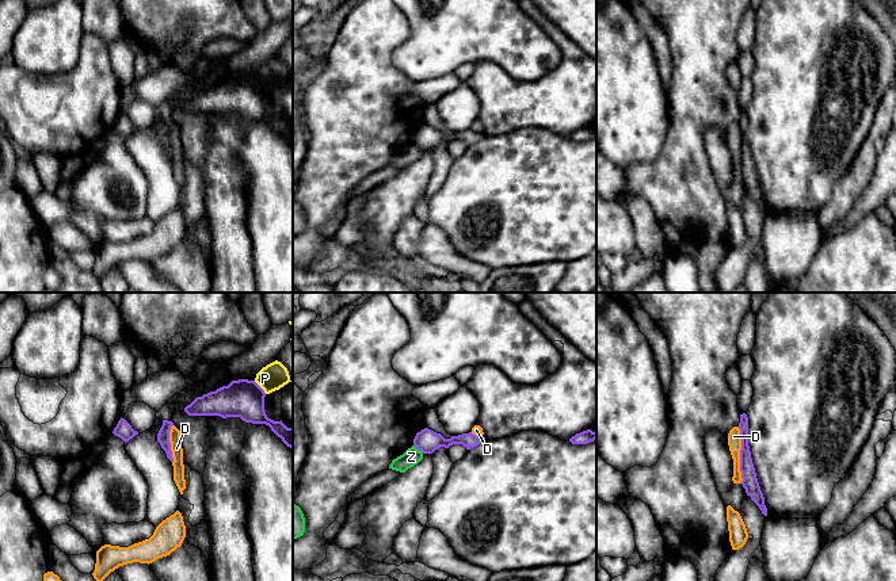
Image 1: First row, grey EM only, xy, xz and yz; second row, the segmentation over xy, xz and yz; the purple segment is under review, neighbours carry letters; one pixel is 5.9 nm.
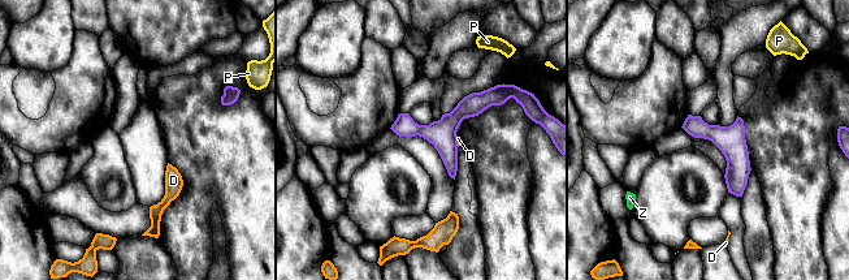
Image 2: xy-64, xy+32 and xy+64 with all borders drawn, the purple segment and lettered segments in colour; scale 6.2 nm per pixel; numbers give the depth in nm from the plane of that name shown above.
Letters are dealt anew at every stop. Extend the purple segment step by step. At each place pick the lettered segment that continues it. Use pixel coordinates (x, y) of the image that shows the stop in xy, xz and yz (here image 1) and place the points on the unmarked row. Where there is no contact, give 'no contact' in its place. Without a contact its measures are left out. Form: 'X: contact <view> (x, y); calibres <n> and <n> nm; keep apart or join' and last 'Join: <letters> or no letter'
D: contact yz (740, 152); calibres 100 and 80 nm; join
P: contact xy (260, 84); calibres 220 and 160 nm; keep apart
Z: contact xz (418, 145); calibres 140 and 100 nm; keep apart
Join: D

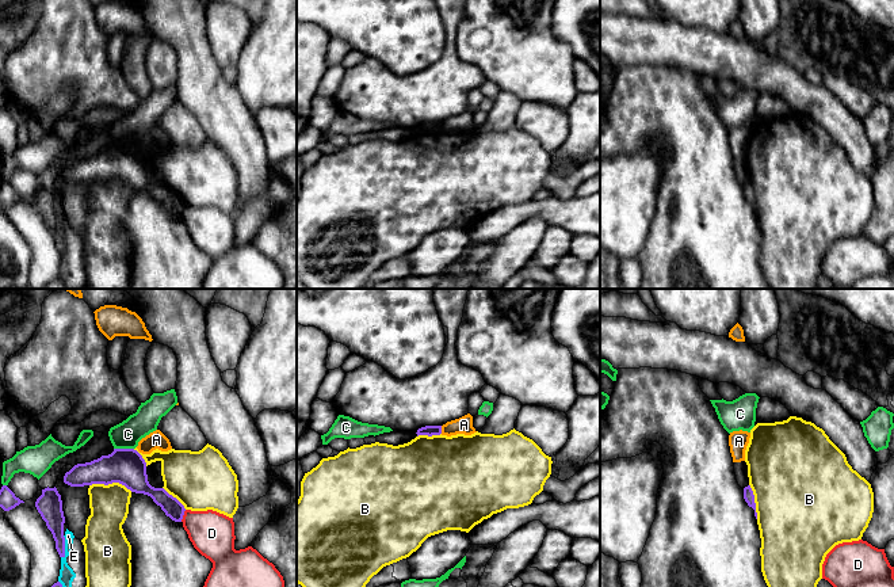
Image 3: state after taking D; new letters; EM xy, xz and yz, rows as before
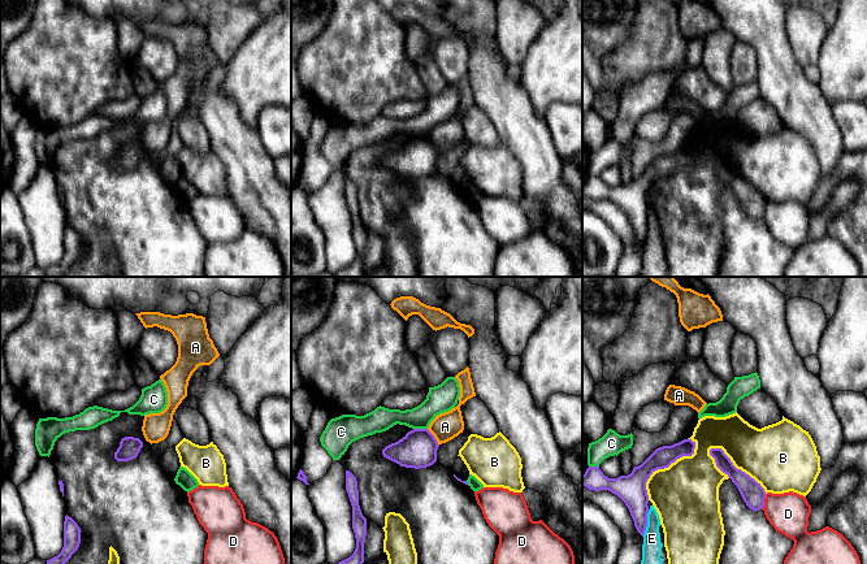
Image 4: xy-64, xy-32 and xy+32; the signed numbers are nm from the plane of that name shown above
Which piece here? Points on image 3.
A: contact xz (440, 126); calibres 60 and 100 nm; keep apart
B: contact xy (111, 179); calibres 220 and 220 nm; keep apart
C: contact xy (123, 145); calibres 220 and 160 nm; keep apart
D: contact xy (183, 210); calibres 110 and 260 nm; keep apart
E: contact xy (64, 243); calibres 140 and 90 nm; keep apart
Join: no letter

